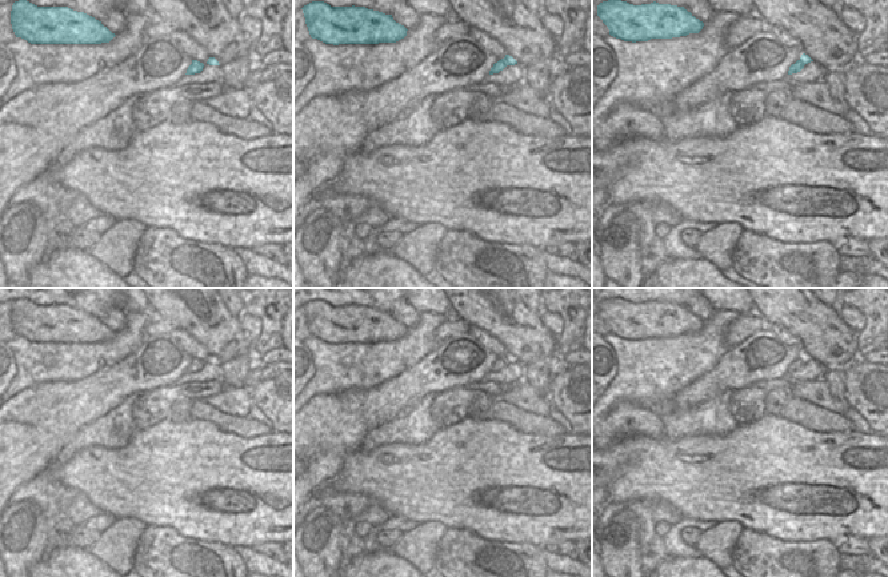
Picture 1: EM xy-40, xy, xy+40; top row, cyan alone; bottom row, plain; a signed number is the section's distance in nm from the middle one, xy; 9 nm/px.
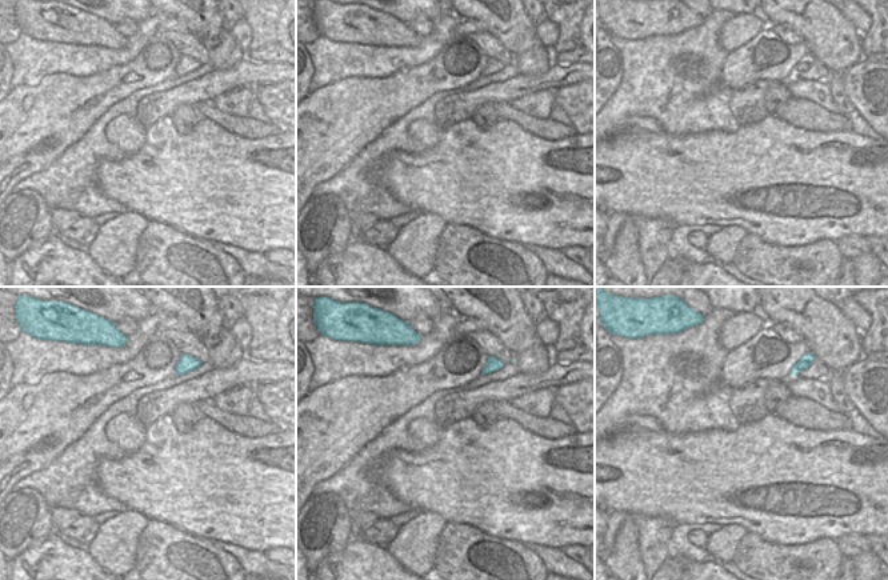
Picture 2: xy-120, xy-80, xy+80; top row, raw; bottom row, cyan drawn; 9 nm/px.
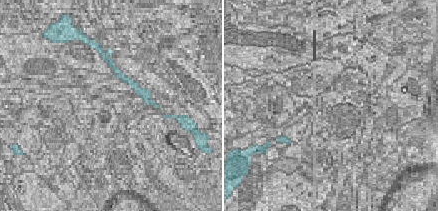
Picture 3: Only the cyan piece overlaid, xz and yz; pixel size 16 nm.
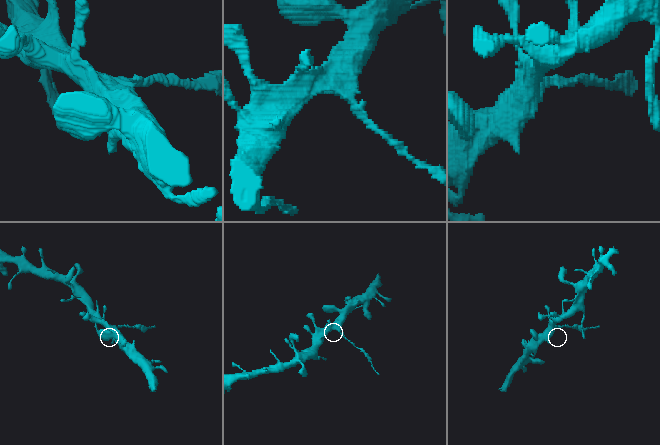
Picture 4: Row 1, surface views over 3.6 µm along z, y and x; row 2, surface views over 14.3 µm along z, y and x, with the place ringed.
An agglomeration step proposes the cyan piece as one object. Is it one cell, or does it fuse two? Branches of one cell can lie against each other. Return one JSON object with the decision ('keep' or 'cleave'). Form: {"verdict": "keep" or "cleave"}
{"verdict": "cleave"}

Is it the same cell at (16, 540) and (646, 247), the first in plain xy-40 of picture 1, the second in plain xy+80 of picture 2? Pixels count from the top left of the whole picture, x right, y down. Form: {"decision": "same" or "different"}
{"decision": "different"}

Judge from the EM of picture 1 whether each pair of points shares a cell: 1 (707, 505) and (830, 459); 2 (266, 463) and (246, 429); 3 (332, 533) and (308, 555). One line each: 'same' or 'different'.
1: same
2: different
3: same

